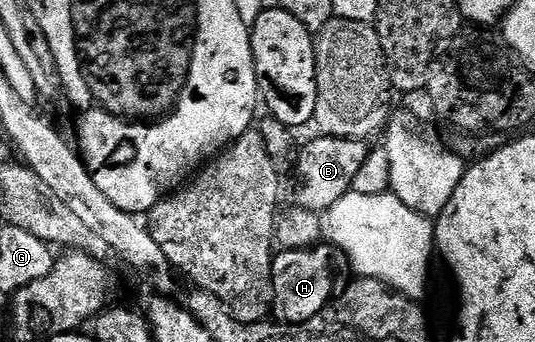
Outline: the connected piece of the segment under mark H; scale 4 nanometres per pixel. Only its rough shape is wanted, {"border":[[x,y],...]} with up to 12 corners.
{"border":[[331,243],[280,250],[274,318],[308,323],[346,288],[349,258]]}

